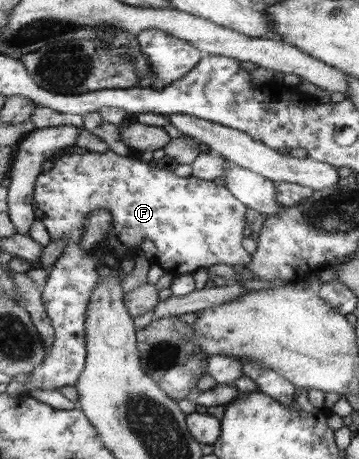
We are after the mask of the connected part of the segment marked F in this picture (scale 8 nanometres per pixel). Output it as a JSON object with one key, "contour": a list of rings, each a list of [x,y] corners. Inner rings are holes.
{"contour":[[[107,150],[105,153],[69,153],[53,160],[54,166],[41,172],[34,183],[34,205],[44,213],[44,223],[52,241],[64,239],[64,248],[57,261],[48,270],[42,300],[46,314],[54,328],[53,346],[47,358],[32,371],[32,377],[23,381],[23,395],[31,396],[36,390],[55,390],[65,386],[75,386],[87,365],[87,305],[91,293],[99,281],[97,263],[105,263],[109,257],[119,262],[120,257],[132,257],[143,239],[150,239],[157,248],[156,263],[174,276],[191,274],[210,265],[244,265],[247,267],[252,256],[245,251],[242,241],[245,227],[248,227],[246,213],[248,207],[223,186],[220,181],[207,181],[193,175],[179,177],[173,171],[152,167],[141,157],[124,156]],[[105,209],[111,213],[111,229],[94,248],[95,253],[81,249],[81,237],[85,233],[85,219],[97,211]]]}

